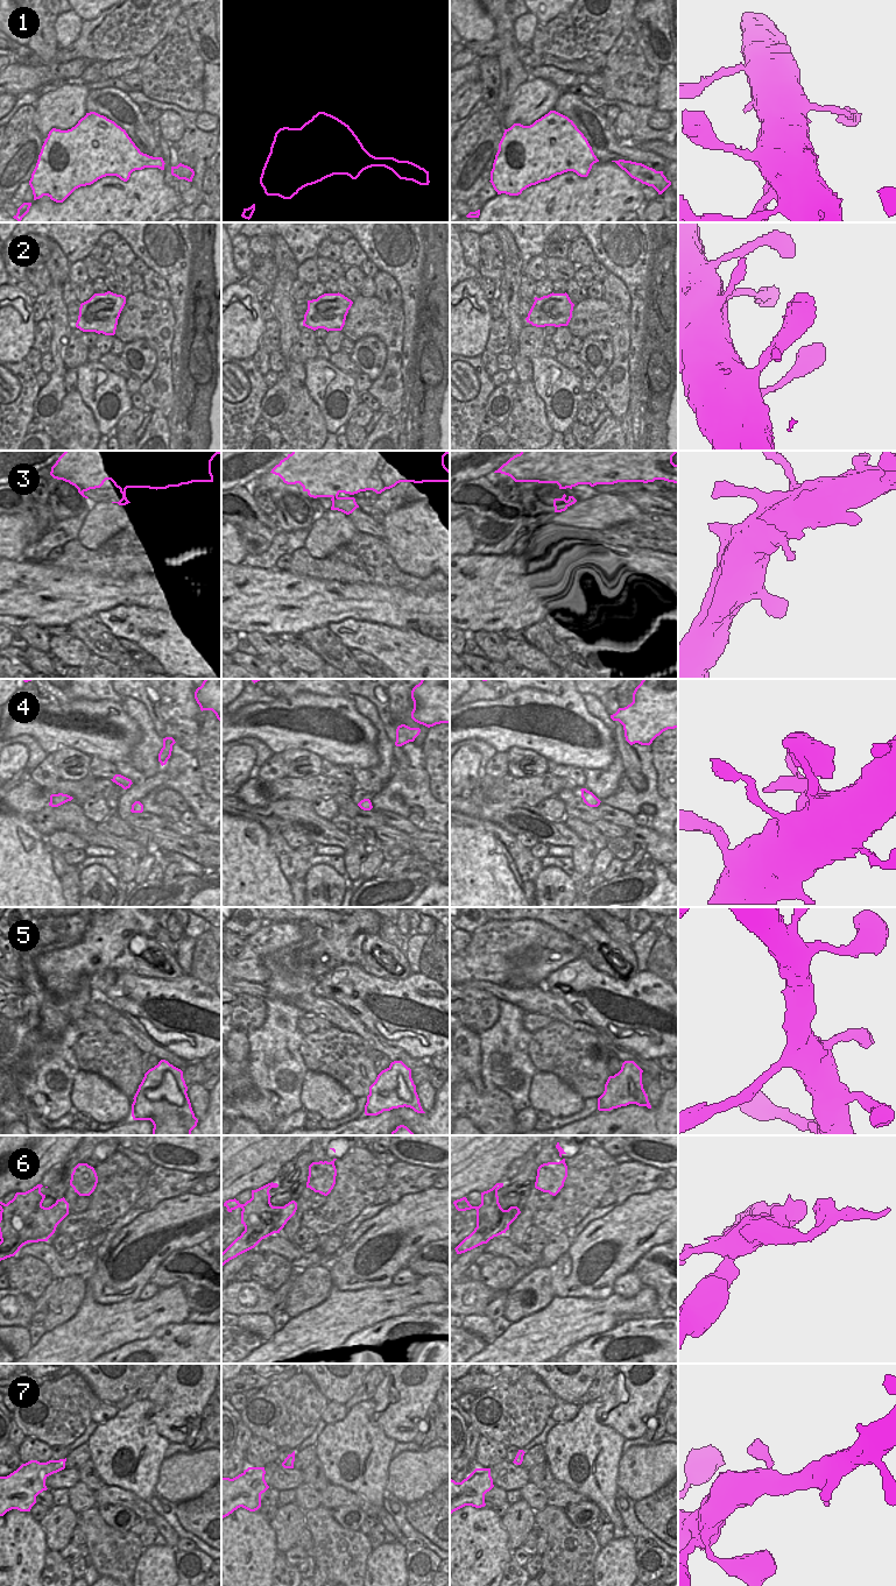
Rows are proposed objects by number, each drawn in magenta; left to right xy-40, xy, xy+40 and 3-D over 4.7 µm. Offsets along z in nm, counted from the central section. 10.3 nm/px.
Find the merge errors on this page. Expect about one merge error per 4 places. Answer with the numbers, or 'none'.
6

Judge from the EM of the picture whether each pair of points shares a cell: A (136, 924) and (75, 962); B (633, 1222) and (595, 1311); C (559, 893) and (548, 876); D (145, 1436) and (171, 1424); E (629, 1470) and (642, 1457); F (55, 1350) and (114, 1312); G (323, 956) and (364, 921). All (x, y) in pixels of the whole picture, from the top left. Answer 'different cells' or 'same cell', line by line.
A: same cell
B: different cells
C: same cell
D: different cells
E: same cell
F: same cell
G: different cells

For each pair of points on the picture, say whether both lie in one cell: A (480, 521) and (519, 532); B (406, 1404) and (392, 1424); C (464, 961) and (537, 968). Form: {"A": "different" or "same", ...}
{"A": "same", "B": "same", "C": "same"}

